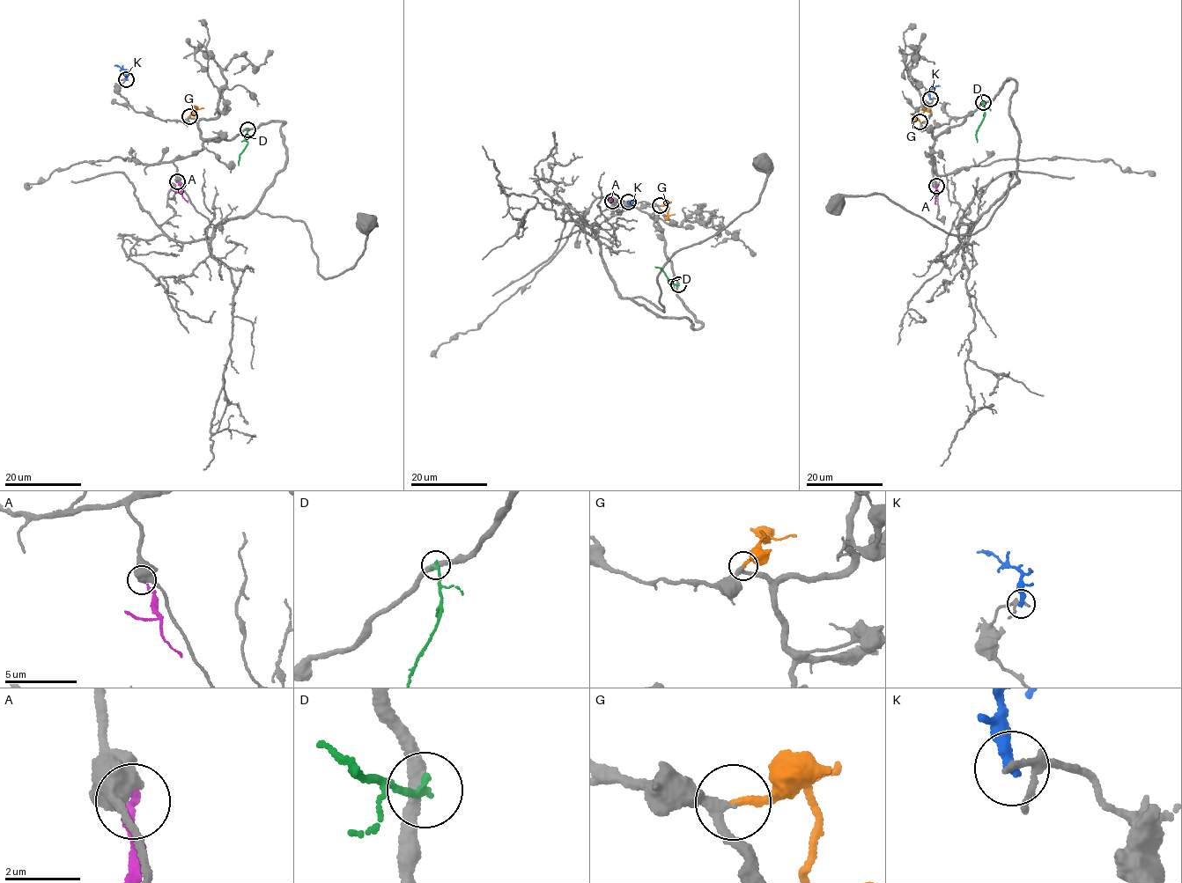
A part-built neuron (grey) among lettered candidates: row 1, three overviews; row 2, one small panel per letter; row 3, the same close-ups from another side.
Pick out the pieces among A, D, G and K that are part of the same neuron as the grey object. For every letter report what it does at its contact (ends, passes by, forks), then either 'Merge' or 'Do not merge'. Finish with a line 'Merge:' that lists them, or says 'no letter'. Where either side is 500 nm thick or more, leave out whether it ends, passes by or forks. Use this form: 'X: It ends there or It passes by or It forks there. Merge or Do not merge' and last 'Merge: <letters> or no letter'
A: Do not merge
D: It ends there. Do not merge
G: It ends there. Merge
K: It ends there. Do not merge
Merge: G

